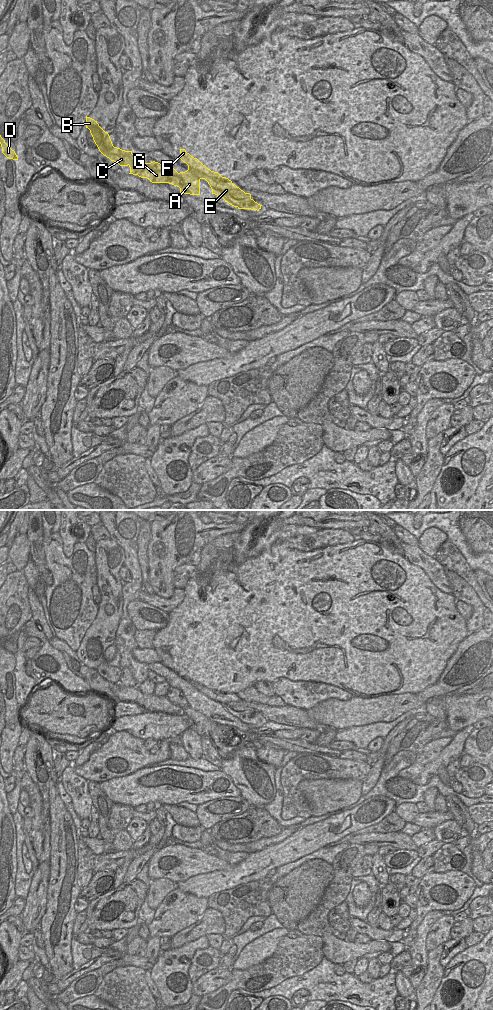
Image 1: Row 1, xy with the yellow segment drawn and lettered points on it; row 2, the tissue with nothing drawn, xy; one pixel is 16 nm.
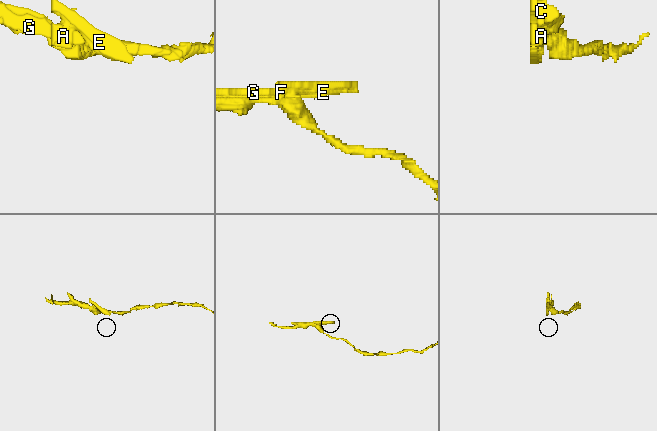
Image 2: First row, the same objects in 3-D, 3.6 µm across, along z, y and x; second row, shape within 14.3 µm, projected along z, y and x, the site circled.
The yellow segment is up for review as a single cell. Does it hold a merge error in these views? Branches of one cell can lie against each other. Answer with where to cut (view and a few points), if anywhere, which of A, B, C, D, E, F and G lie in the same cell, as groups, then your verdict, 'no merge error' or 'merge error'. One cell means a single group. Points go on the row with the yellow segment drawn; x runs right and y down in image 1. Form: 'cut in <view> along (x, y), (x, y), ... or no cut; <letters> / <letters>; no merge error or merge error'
cut in xy along (188, 168), (203, 178); A B C D G / E F; merge error

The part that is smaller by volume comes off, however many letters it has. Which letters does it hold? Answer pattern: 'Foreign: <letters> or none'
Foreign: E, F

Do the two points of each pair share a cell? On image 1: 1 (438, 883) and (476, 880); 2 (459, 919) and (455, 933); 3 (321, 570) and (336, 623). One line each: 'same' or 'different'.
1: same
2: same
3: same

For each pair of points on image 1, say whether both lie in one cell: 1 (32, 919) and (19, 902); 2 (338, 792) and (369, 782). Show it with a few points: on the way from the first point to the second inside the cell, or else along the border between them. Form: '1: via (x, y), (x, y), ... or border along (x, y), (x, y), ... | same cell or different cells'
1: border along (46, 902), (37, 902), (25, 915), (19, 916) | different cells
2: via (346, 792), (361, 789) | same cell

